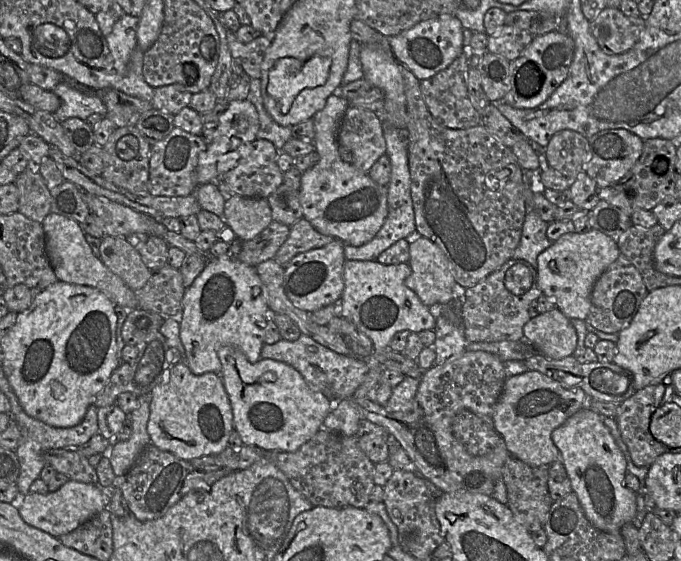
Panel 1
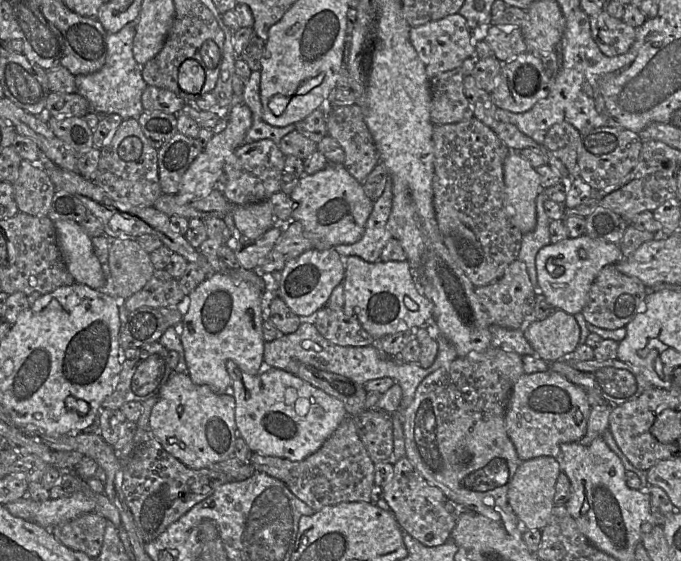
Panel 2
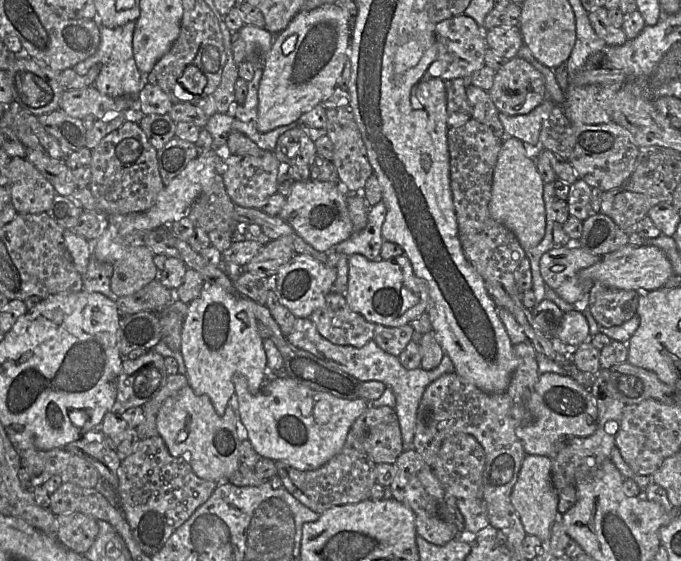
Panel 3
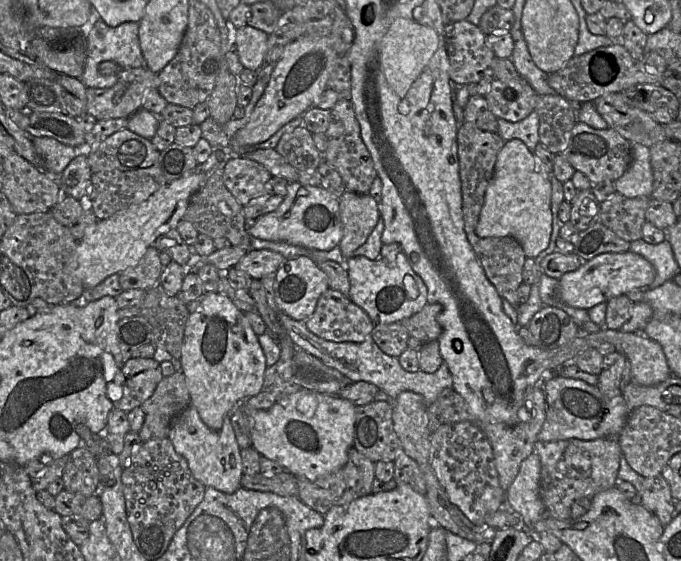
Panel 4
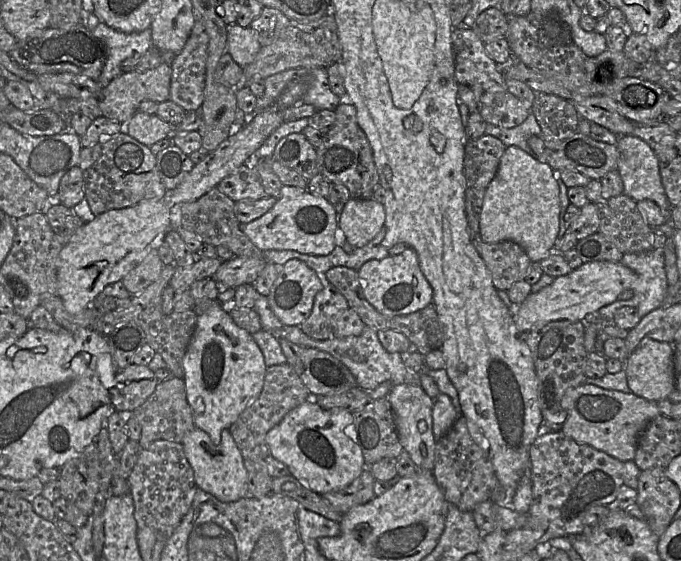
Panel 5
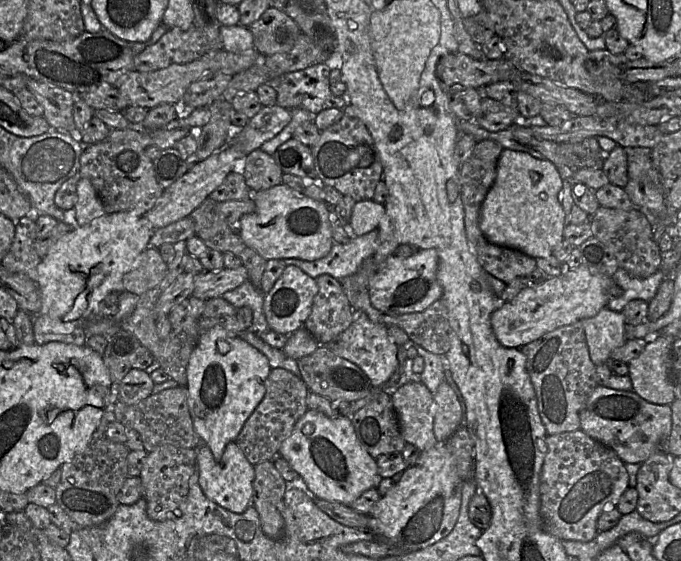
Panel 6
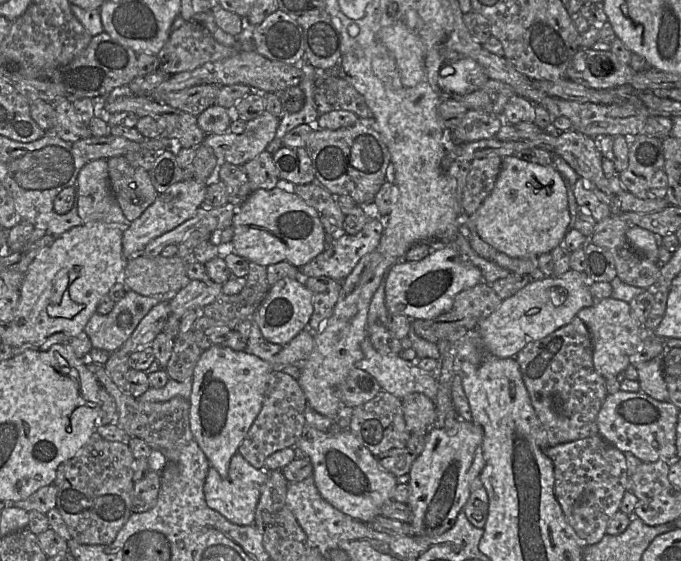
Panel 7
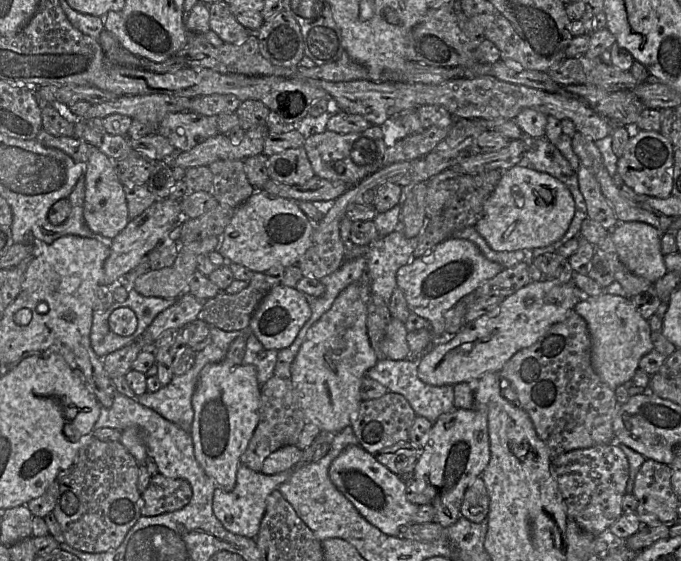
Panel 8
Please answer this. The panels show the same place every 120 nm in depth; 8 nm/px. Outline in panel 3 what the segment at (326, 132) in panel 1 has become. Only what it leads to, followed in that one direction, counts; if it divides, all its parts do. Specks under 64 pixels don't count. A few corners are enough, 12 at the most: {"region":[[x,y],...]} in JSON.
{"region":[[294,182],[278,216],[329,252],[354,232],[340,184]]}

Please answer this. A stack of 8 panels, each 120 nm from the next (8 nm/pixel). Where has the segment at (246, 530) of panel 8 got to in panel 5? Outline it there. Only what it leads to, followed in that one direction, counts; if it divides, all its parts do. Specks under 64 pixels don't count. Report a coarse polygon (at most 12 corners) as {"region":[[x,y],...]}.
{"region":[[195,427],[182,440],[198,488],[221,502],[247,494],[229,428],[216,445]]}

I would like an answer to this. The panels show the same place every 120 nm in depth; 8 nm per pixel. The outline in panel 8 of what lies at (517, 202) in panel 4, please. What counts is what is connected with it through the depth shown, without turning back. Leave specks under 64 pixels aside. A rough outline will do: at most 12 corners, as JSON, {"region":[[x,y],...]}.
{"region":[[515,165],[474,228],[495,251],[559,241],[565,184]]}

